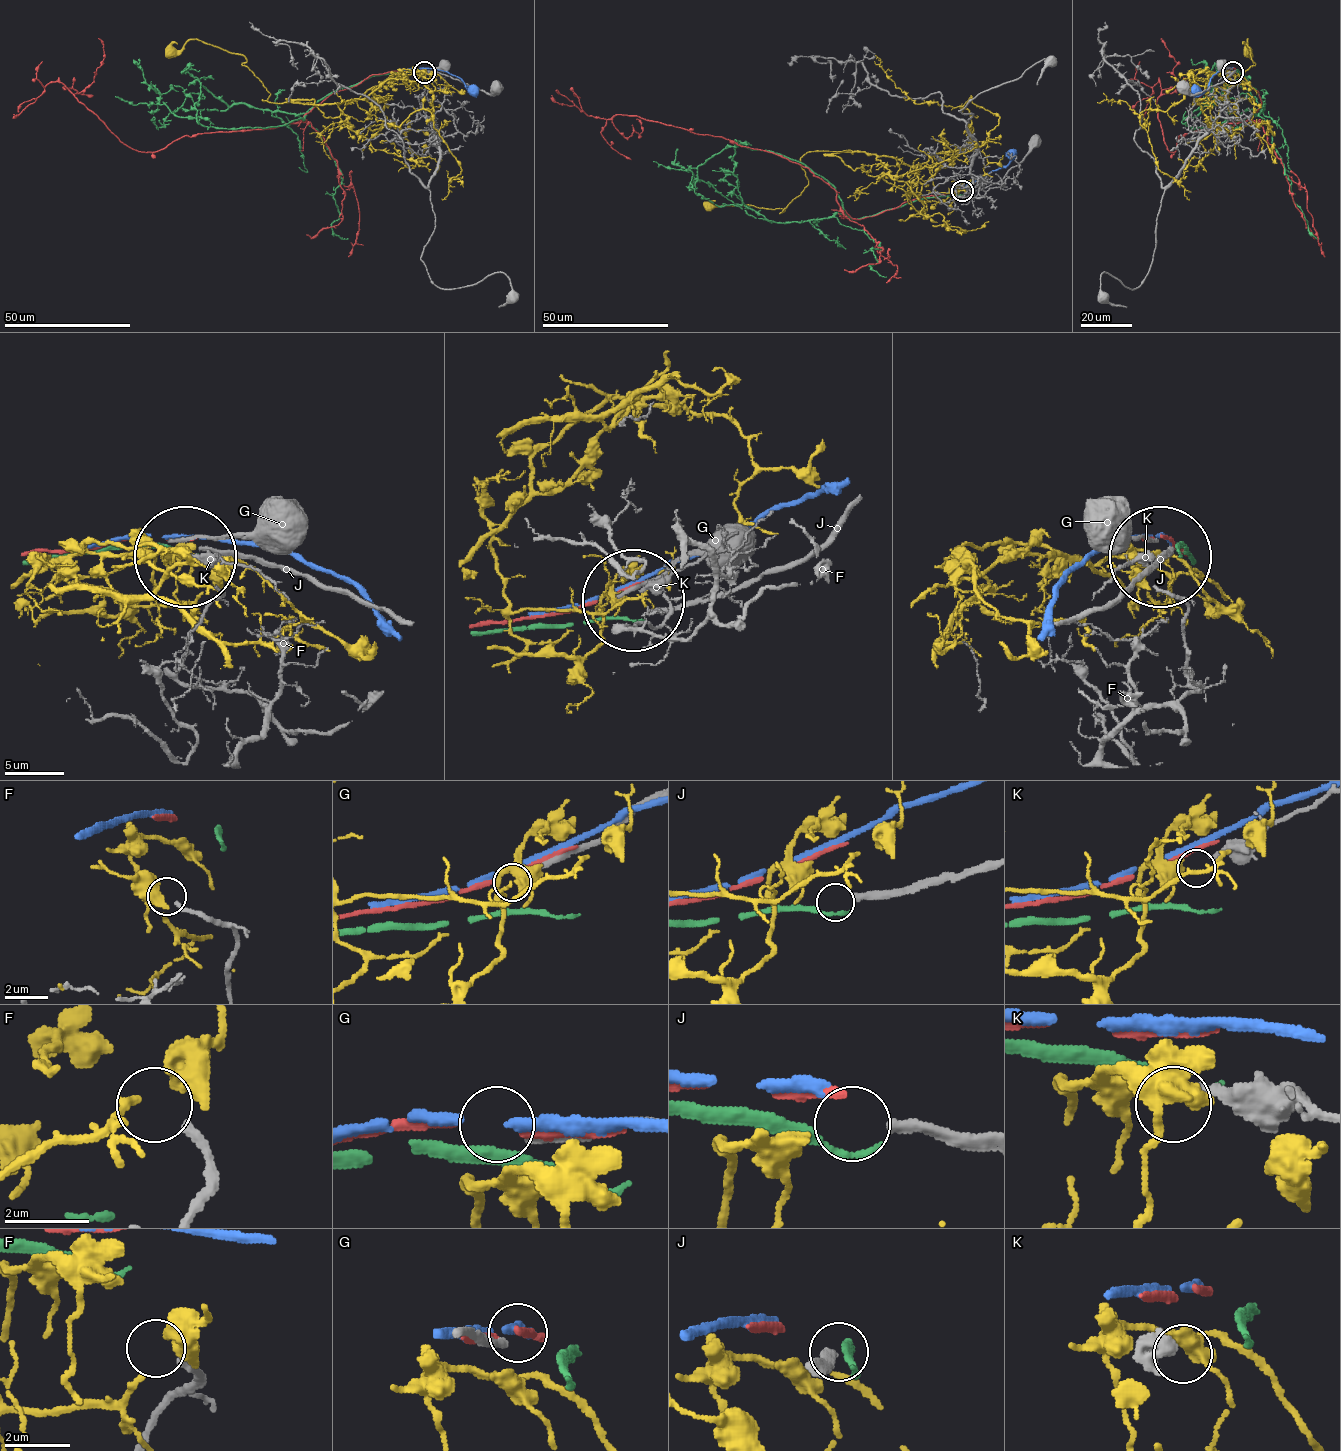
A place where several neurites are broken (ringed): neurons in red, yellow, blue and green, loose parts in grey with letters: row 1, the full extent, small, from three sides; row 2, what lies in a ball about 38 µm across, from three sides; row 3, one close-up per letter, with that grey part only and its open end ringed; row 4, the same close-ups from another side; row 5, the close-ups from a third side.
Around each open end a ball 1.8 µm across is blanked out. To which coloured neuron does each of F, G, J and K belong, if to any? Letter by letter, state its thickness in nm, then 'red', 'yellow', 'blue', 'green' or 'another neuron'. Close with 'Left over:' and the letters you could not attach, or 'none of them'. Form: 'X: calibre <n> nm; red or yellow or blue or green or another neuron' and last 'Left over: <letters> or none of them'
F: calibre 200 nm; another neuron
G: calibre 240 nm; another neuron
J: calibre 320 nm; another neuron
K: calibre 280 nm; another neuron
Left over: F, G, J, K

